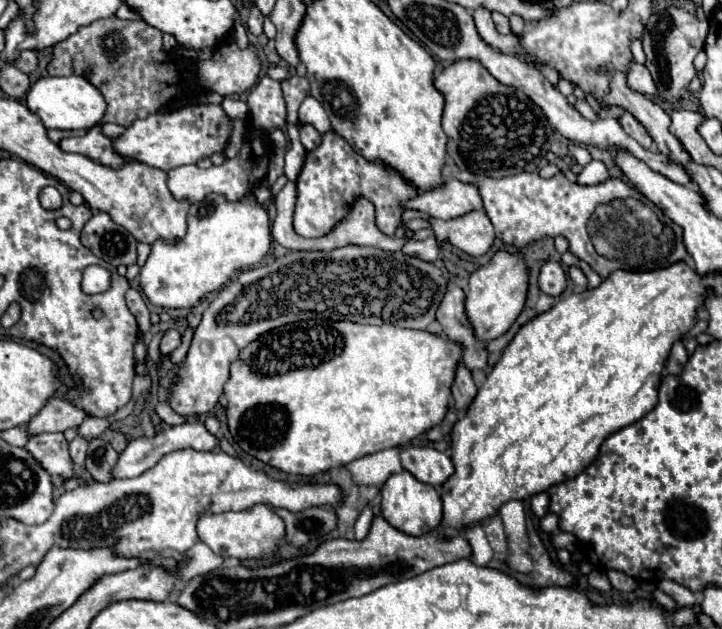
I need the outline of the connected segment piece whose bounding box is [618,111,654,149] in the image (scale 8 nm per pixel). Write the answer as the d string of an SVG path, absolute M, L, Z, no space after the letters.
M624 113L620 119L620 125L624 127L624 131L630 135L630 137L634 137L644 149L652 149L652 145L654 145L654 141L652 141L652 137L650 137L650 133L646 131L646 127L632 115L632 113Z

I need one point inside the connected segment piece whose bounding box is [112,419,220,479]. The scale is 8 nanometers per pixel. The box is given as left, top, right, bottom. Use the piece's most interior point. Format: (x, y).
(141, 454)

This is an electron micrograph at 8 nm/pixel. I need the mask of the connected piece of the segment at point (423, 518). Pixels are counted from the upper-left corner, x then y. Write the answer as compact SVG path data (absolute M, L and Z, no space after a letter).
M408 471L390 475L390 479L382 487L382 517L396 527L398 531L404 531L406 535L426 535L428 529L438 529L442 523L442 499L438 491L432 485L420 483L414 479Z

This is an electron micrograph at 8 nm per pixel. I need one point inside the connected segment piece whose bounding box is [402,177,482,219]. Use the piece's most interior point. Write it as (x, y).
(454, 198)

